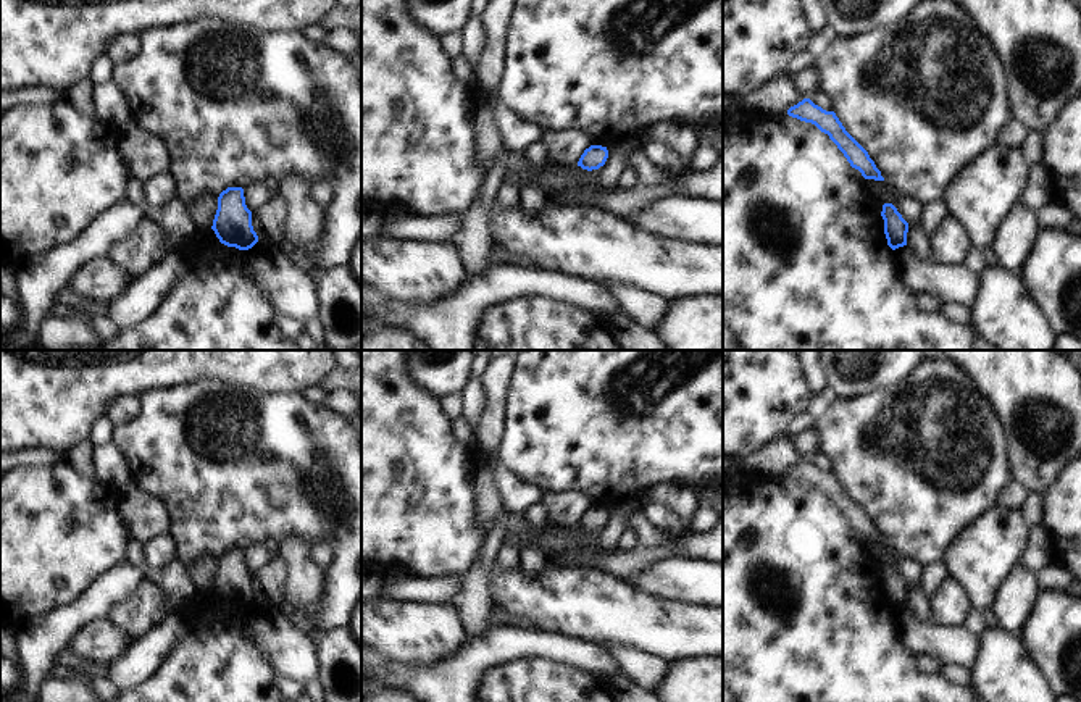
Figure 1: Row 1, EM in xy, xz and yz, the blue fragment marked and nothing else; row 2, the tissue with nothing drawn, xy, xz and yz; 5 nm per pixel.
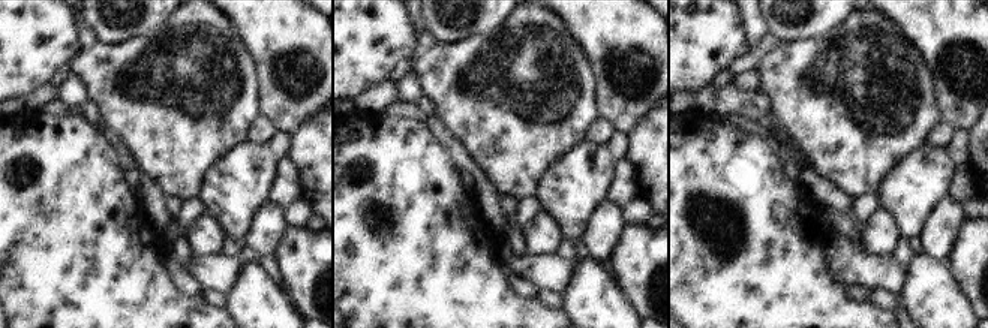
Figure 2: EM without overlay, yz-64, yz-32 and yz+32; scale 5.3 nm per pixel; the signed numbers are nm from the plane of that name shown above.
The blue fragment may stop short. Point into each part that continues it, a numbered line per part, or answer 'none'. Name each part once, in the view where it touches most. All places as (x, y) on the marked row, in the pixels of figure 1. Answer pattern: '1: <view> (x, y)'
none

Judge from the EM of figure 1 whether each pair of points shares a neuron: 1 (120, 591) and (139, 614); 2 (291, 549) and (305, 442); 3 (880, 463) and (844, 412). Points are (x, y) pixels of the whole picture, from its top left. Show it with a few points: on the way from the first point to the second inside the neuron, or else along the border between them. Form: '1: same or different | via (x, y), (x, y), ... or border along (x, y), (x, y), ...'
1: different | border along (149, 575), (110, 610), (107, 618)
2: different | border along (312, 544), (305, 539), (289, 538), (278, 546)
3: same | via (865, 452), (857, 447), (857, 434), (851, 426)

